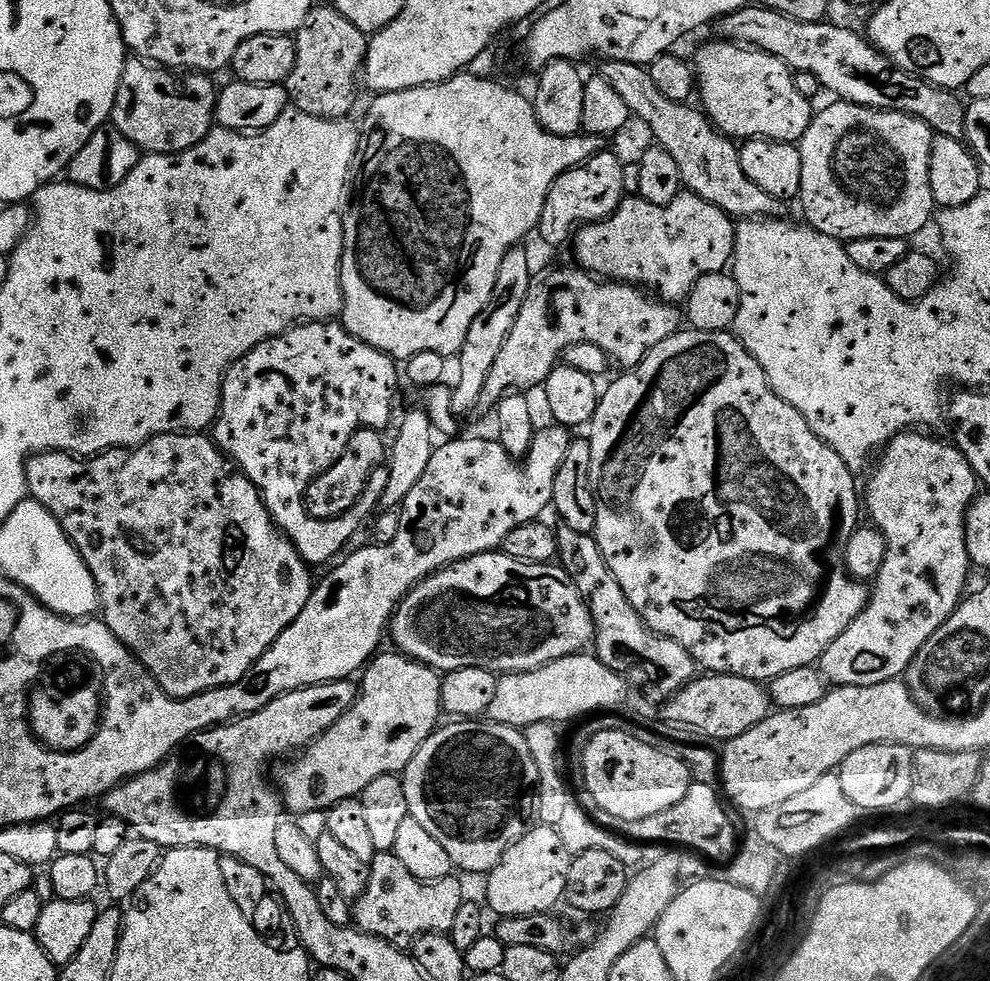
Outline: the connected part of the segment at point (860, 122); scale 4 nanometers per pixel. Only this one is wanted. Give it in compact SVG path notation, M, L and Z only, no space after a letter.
M847 102L832 103L836 104L822 109L821 112L819 109L813 115L806 134L798 142L802 158L802 186L800 187L798 204L804 207L805 218L803 217L803 219L816 231L841 242L857 240L858 238L913 238L912 236L918 235L931 220L933 223L934 213L937 211L934 194L930 190L930 158L934 139L931 126L905 112L884 112L881 108L867 108L861 104Z

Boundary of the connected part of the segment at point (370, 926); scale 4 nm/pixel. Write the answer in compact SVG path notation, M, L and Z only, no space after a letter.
M377 852L370 865L370 882L354 902L354 924L366 934L374 934L398 948L407 949L413 940L431 932L445 934L454 926L458 906L462 906L466 893L455 875L441 880L414 878L395 852Z

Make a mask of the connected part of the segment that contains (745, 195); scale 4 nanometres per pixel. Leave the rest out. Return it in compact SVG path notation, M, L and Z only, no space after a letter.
M606 60L599 66L598 75L610 82L615 92L622 94L622 102L626 102L629 113L635 119L637 116L648 127L649 134L656 139L653 141L659 148L674 157L678 174L682 174L682 182L687 191L718 206L718 210L737 221L780 218L785 215L785 201L774 198L774 194L766 194L766 190L754 186L754 182L746 178L739 147L718 131L699 107L692 108L691 103L670 102L670 98L666 98L666 94L654 86L647 67L617 60Z

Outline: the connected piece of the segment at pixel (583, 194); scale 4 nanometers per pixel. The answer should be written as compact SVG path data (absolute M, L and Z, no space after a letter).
M605 150L599 152L594 158L590 158L585 164L580 164L577 168L562 174L558 182L554 182L544 203L538 236L541 236L548 244L564 244L567 240L569 243L581 226L596 224L614 215L618 206L626 199L622 186L624 166L623 159L619 160L611 150Z

